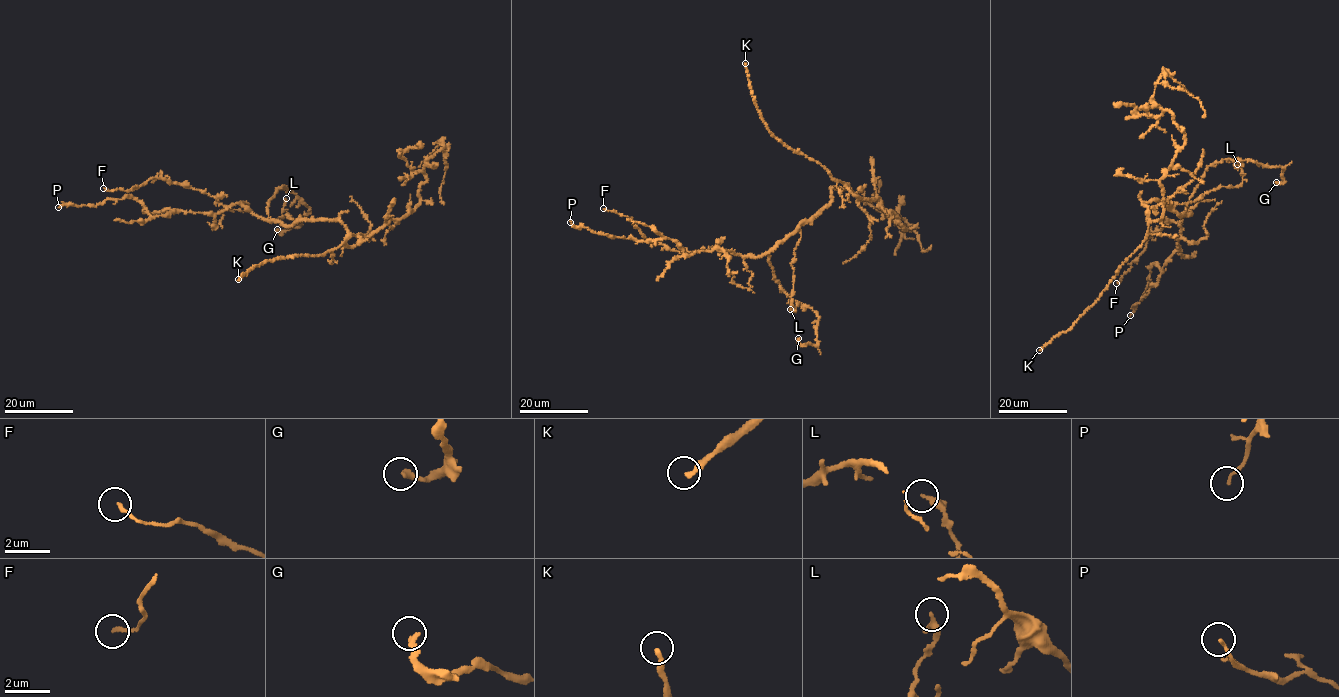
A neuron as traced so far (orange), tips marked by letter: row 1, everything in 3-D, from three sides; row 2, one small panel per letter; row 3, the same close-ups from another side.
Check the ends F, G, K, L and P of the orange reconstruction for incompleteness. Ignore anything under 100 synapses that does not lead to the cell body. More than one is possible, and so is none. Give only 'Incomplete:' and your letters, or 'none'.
Incomplete: K

